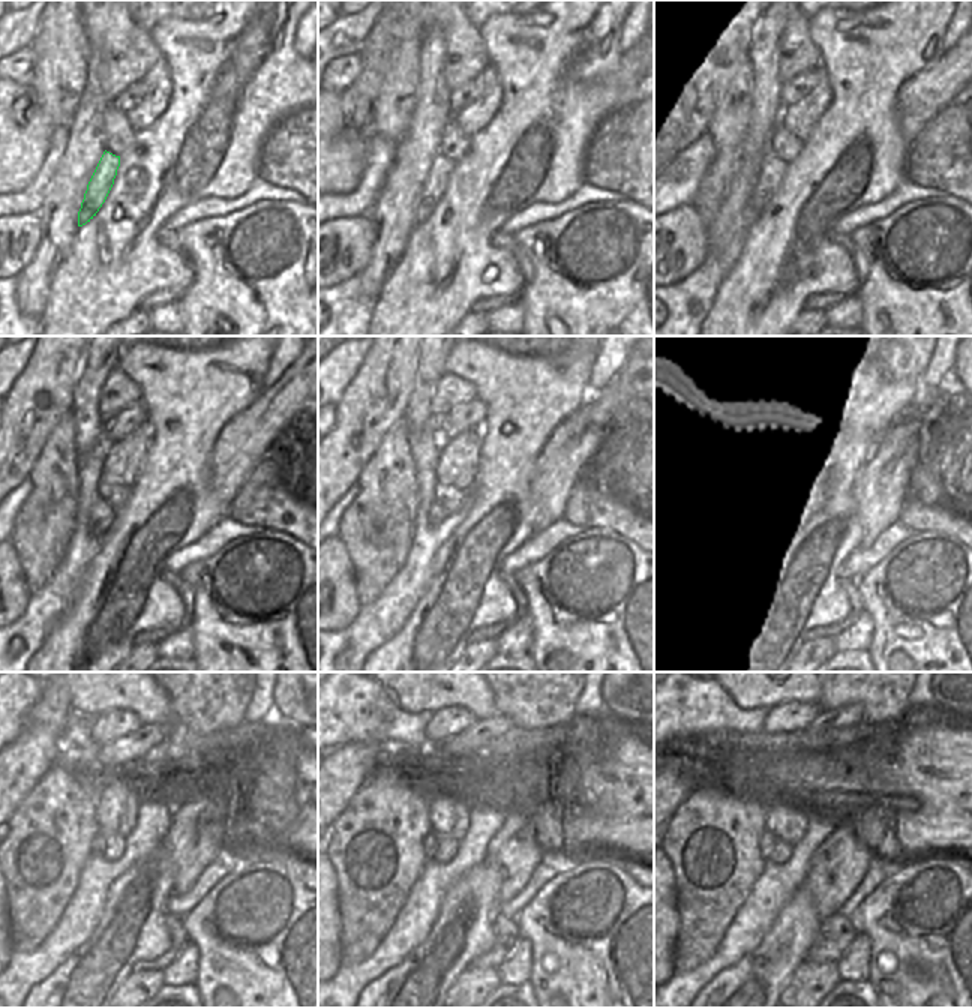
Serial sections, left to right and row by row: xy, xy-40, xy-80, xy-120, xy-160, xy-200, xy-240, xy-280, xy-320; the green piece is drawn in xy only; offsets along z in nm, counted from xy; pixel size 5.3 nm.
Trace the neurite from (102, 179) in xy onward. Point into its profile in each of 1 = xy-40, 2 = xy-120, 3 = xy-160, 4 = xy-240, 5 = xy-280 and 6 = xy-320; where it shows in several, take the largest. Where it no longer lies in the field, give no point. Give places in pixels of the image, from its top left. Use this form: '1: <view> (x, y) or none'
1: xy-40 (440, 173)
2: xy-120 (102, 515)
3: xy-160 (437, 513)
4: xy-240 (98, 845)
5: xy-280 (431, 843)
6: xy-320 (767, 840)

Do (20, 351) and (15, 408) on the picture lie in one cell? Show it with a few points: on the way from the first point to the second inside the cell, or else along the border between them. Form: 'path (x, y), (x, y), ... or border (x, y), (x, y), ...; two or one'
border (33, 351), (15, 380); two

